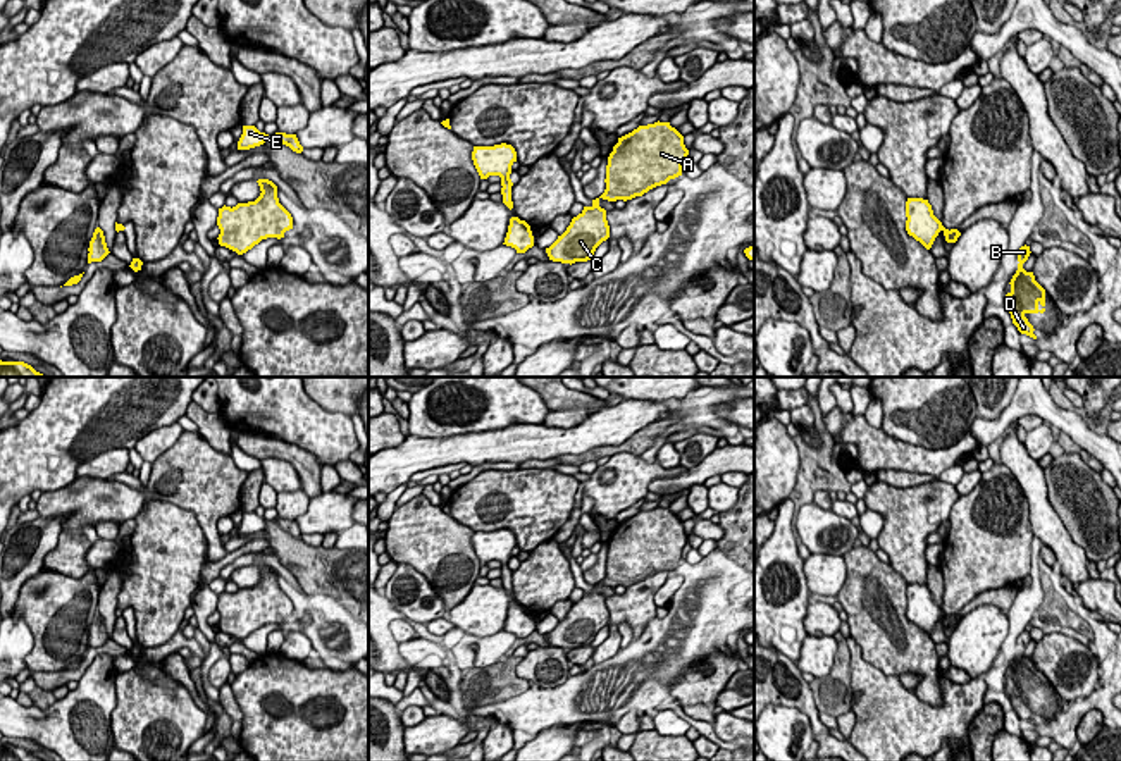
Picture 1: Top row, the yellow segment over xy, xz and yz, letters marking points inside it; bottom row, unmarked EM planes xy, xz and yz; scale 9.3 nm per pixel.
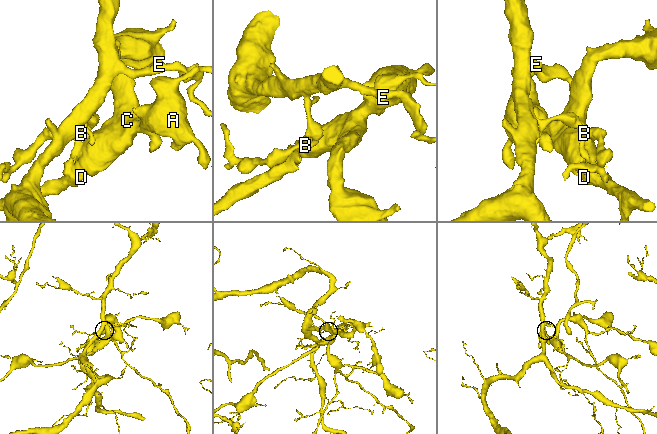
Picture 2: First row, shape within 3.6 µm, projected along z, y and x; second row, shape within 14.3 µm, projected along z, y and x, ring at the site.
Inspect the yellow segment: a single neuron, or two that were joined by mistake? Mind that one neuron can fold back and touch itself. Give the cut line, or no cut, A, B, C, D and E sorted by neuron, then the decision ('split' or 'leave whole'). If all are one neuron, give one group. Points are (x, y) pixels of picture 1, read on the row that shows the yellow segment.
xz (501, 178), (508, 179) | A B C D / E | split

